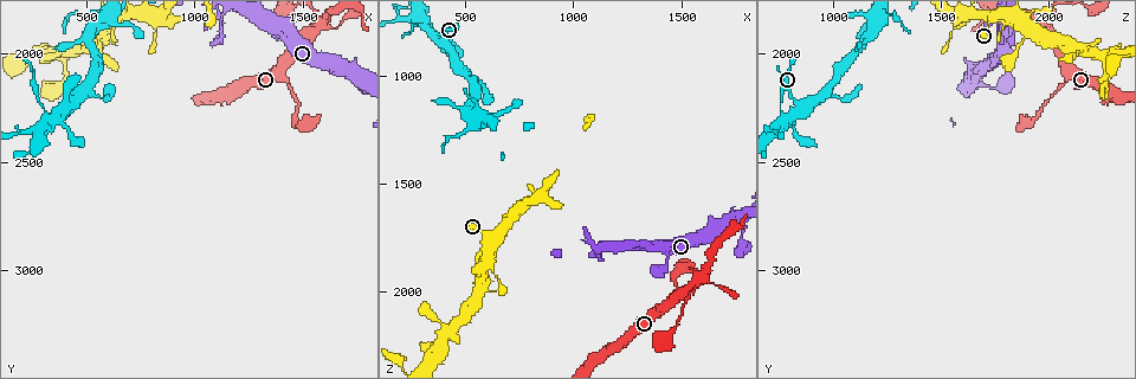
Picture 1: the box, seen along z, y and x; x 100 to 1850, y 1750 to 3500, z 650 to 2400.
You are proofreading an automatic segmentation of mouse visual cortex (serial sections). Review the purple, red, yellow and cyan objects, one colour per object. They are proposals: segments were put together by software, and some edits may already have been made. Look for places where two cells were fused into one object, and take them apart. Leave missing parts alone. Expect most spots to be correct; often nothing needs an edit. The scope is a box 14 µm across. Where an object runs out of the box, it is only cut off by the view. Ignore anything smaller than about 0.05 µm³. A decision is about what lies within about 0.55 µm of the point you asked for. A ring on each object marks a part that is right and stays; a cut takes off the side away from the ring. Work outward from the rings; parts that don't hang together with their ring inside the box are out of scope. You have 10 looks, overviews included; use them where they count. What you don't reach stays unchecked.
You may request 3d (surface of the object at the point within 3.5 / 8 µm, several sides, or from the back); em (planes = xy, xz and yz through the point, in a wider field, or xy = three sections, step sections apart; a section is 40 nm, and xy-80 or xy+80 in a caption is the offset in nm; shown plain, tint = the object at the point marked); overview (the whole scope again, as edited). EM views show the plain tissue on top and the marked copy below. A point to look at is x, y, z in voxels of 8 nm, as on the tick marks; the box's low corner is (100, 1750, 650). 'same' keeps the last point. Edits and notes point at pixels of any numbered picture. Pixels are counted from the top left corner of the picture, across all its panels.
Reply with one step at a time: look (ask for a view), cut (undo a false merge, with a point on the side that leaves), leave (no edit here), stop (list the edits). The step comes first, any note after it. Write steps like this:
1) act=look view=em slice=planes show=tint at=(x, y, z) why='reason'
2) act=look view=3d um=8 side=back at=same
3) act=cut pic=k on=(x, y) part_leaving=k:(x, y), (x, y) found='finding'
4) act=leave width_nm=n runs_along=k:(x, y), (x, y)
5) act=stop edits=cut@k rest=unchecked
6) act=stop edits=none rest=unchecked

act=look view=3d um=3.5 at=(1440, 2130, 2070) why='sudden change in width'

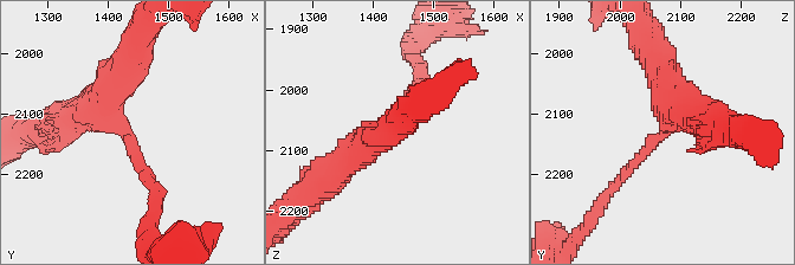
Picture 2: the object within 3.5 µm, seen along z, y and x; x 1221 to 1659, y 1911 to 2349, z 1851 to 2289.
act=look view=em slice=xy step=3 show=tint at=(1440, 2140, 2070) arm_widths_nm=150,400

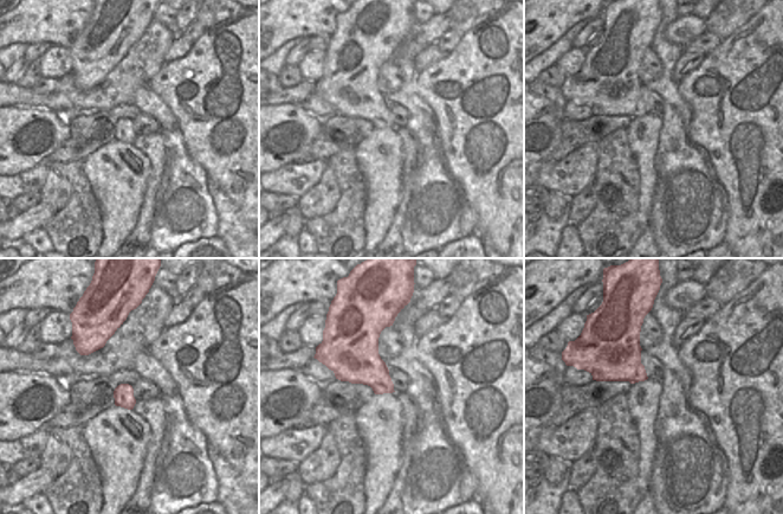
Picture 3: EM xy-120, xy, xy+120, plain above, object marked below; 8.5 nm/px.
act=leave runs_along=2:(340, 167), (394, 130), (419, 79) found='all the same cell'

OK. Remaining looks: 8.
act=look view=3d um=3.5 at=(560, 1900, 1900)

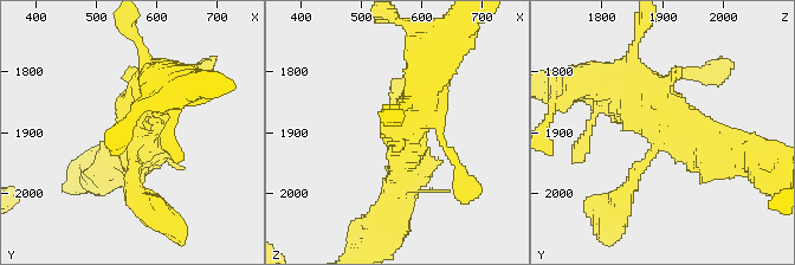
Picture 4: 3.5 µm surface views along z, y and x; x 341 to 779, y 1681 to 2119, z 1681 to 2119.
act=look view=em slice=planes show=tint at=(570, 1905, 1900) arms=3 arm_widths_nm=150,450,500

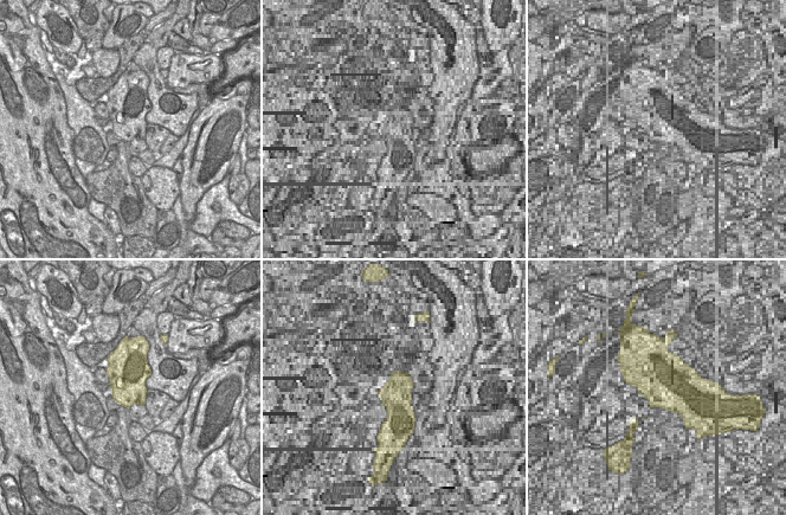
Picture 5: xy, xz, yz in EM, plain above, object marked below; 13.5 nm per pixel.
act=leave runs_along=4:(612, 83), (734, 155) found='one cell here'

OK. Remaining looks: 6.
act=look view=3d um=3.5 at=(1580, 1860, 1950) why='three arms meet'

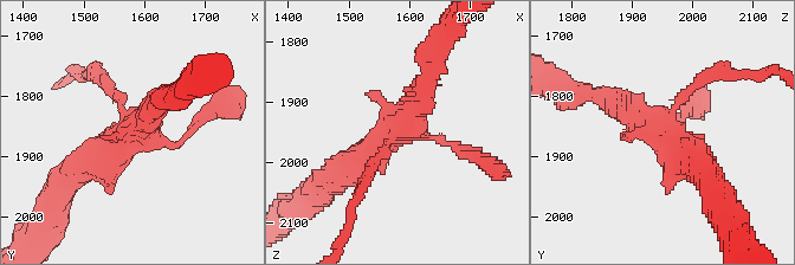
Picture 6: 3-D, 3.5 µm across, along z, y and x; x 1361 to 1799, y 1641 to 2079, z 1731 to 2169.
act=leave found='one cell here'

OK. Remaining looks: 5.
act=look view=3d um=8 at=(1750, 2130, 1660)

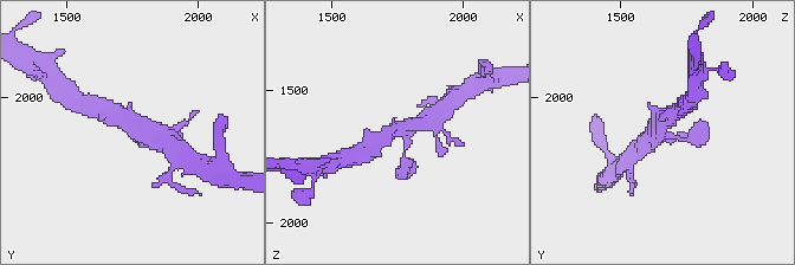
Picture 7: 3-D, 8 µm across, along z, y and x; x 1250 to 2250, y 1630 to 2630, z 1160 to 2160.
act=look view=em slice=xy step=3 show=tint at=(1750, 2110, 1660)

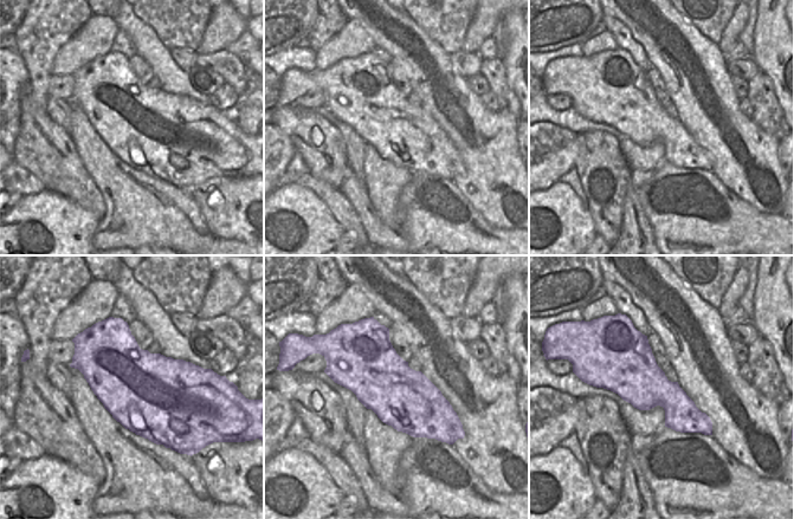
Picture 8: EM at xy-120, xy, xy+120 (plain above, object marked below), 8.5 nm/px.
act=leave width_nm=500 runs_along=7:(105, 111), (118, 116), (140, 139) found='all the same cell'

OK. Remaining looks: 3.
act=stop edits=none rest=unchecked

